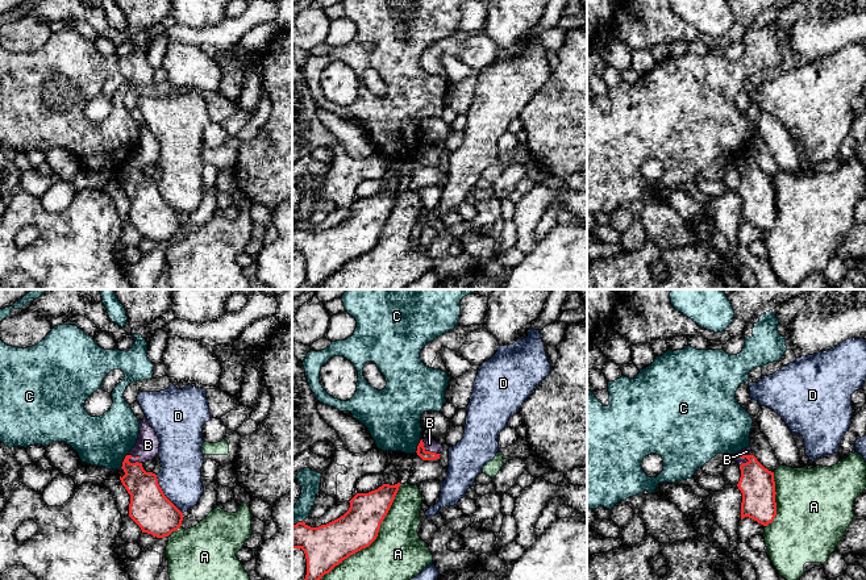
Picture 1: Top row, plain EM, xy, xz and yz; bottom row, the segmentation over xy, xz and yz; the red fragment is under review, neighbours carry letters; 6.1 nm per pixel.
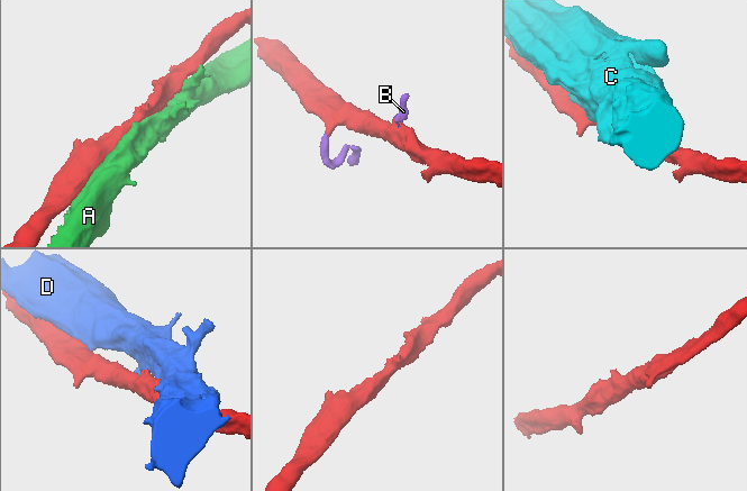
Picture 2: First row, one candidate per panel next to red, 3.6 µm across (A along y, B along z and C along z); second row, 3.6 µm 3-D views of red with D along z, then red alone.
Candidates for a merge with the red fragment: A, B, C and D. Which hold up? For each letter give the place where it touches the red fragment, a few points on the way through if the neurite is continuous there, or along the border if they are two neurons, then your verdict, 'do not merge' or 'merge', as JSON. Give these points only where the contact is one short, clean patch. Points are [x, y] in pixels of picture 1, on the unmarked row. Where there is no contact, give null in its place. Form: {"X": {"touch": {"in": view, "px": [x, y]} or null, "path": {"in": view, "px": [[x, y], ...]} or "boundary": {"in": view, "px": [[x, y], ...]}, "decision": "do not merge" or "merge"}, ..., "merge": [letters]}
{"A": {"touch": {"in": "xz", "px": [371, 247]}, "decision": "do not merge"}, "B": {"touch": {"in": "yz", "px": [746, 163]}, "decision": "merge"}, "C": {"touch": {"in": "xy", "px": [124, 166]}, "decision": "do not merge"}, "D": {"touch": {"in": "xy", "px": [163, 200]}, "decision": "do not merge"}, "merge": ["B"]}

